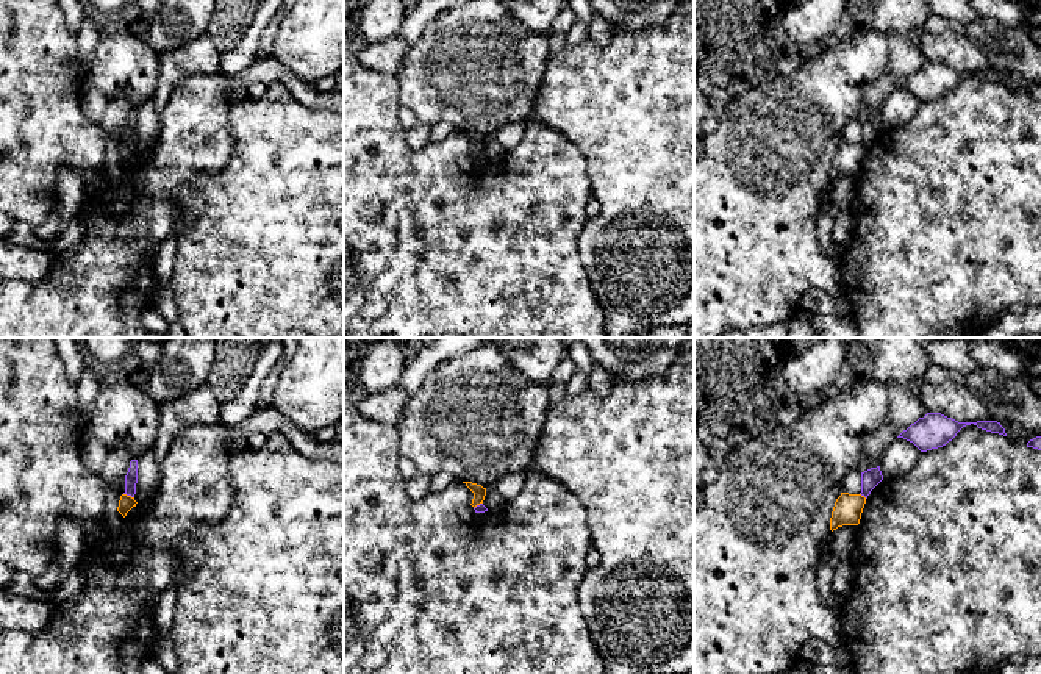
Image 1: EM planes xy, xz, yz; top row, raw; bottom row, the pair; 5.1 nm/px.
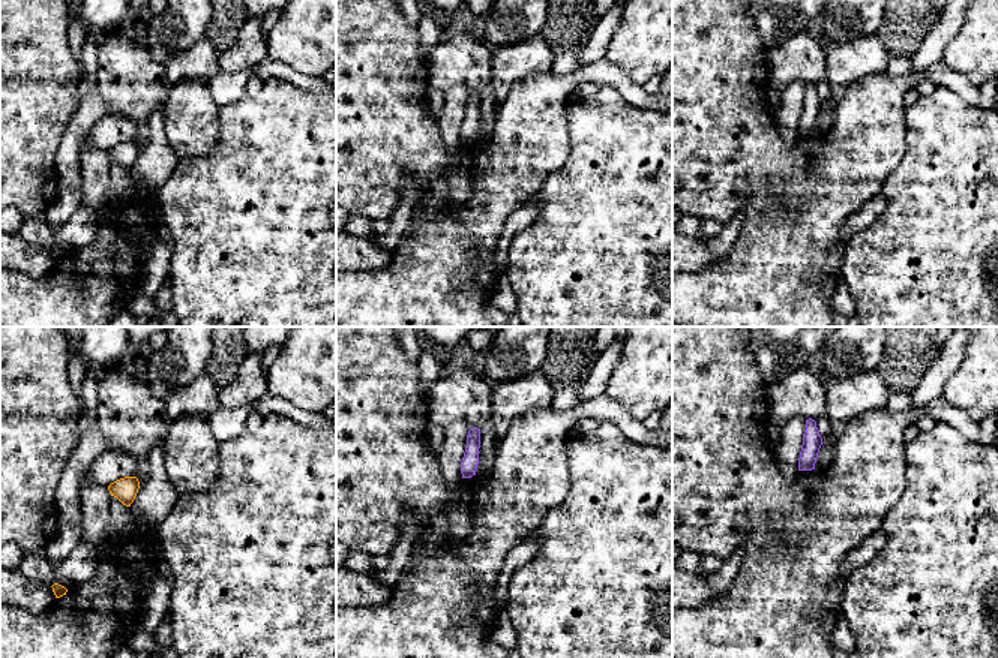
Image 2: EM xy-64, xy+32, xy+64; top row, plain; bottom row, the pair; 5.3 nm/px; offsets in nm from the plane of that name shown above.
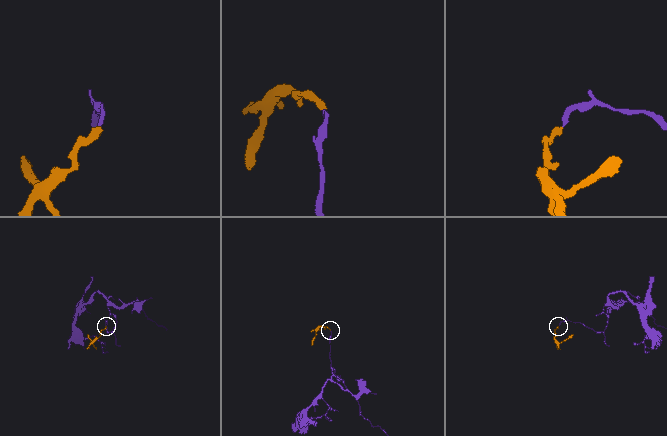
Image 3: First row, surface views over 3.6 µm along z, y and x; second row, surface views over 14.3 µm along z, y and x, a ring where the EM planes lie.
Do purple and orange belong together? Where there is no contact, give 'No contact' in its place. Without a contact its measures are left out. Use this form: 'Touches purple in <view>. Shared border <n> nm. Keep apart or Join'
Touches purple in xy. Shared border 60 nm. Keep apart

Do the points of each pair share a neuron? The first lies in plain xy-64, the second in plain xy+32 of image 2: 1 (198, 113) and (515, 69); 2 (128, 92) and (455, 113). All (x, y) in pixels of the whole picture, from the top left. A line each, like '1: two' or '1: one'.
1: two
2: two

